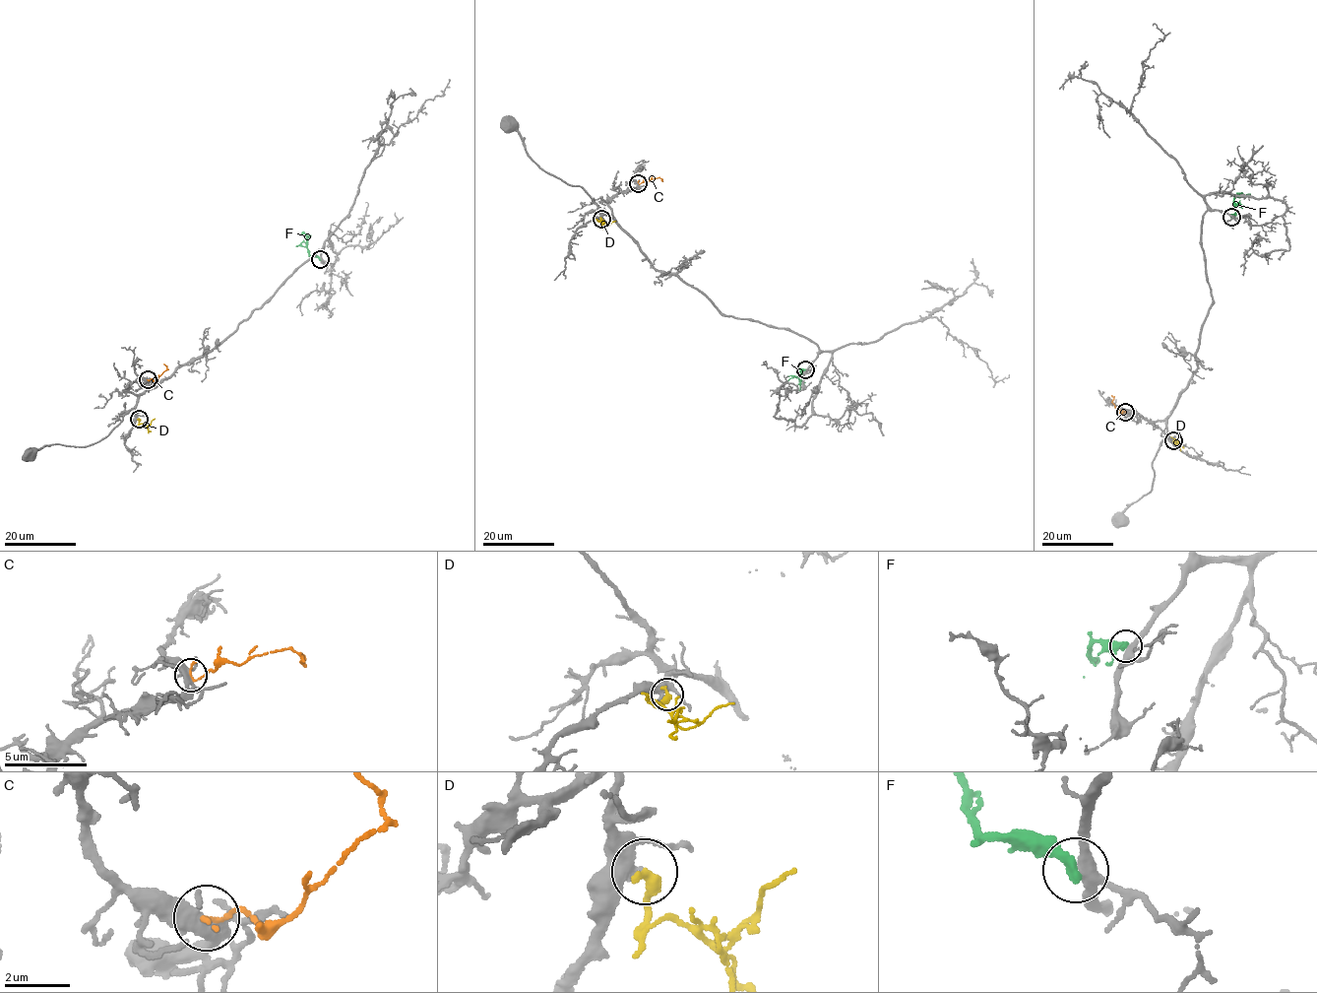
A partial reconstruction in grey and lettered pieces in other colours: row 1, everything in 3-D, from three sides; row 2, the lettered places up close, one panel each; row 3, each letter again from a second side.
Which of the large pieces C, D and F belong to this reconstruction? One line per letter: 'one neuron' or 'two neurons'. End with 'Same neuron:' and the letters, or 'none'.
C: two neurons
D: one neuron
F: two neurons
Same neuron: D

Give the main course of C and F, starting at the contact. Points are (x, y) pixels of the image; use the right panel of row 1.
C: (1125, 412), (1119, 412), (1112, 403), (1111, 395)
F: (1231, 217), (1235, 211), (1233, 199), (1250, 194)

